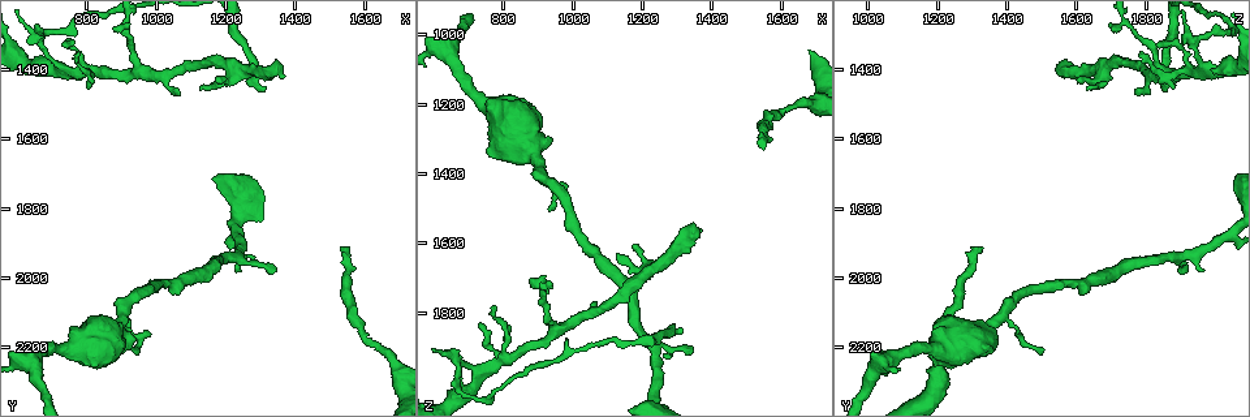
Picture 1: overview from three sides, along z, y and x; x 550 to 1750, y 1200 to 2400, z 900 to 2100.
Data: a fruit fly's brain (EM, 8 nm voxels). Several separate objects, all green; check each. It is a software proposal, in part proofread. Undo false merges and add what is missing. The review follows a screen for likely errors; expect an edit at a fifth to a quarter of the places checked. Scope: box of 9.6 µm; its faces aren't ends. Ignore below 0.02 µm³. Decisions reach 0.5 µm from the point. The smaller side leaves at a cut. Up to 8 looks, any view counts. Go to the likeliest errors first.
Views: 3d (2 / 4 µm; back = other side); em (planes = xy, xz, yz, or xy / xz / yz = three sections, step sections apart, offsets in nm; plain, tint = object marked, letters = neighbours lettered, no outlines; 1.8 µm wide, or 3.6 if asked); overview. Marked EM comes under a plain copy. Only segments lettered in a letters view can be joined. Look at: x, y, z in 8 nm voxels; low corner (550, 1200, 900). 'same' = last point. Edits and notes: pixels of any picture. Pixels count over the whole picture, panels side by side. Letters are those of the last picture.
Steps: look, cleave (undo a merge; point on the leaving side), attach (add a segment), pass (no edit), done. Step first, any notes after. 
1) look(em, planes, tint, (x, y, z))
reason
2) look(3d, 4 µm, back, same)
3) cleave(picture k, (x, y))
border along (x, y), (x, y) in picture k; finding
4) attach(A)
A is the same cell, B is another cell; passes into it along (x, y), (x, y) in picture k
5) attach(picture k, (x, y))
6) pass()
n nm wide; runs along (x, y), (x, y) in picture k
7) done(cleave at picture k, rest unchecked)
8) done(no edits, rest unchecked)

look(em, xz, step 16, letters, (1550, 1920, 1330))
long arm stops here

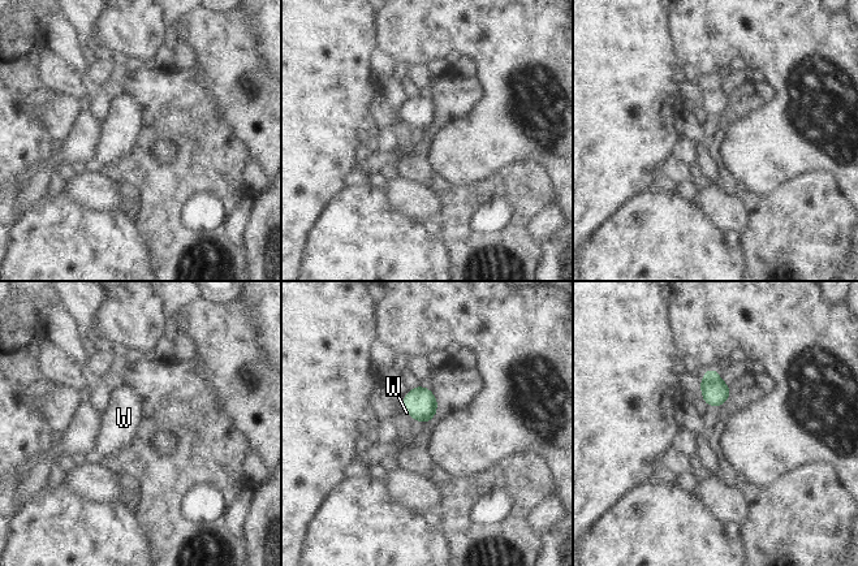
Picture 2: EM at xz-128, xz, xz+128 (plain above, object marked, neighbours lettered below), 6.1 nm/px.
look(em, planes, letters, same)

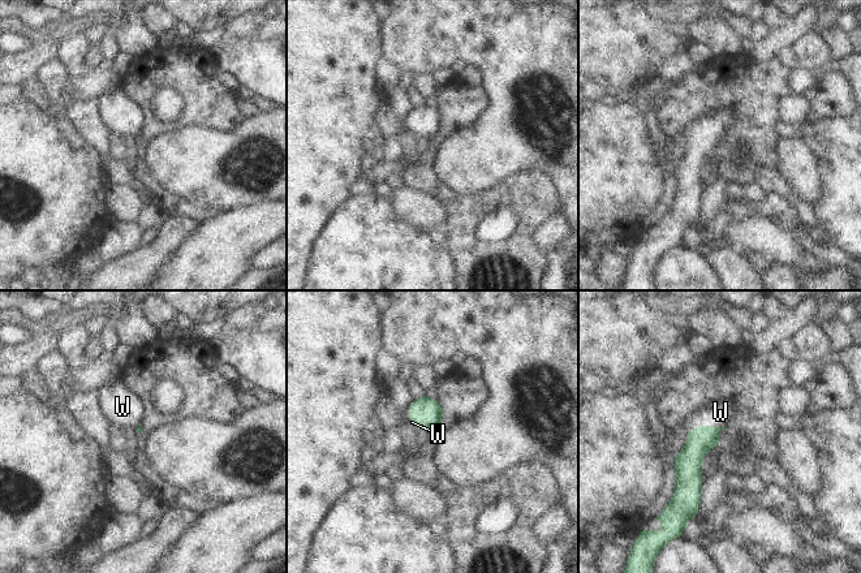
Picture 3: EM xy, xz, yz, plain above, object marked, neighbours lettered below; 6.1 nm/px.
attach(W)
W is the same cell; passes into it along (688, 462), (705, 426), (720, 412) in picture 3; the neuron continues

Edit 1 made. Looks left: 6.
look(overview)

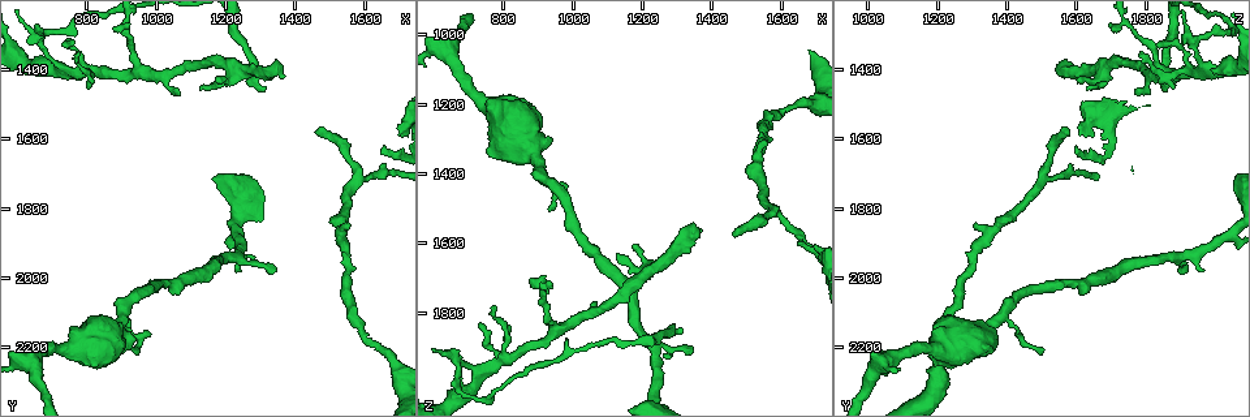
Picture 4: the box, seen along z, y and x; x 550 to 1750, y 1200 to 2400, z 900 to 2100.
look(em, planes, tint, (1460, 1580, 1570))
branch stops here

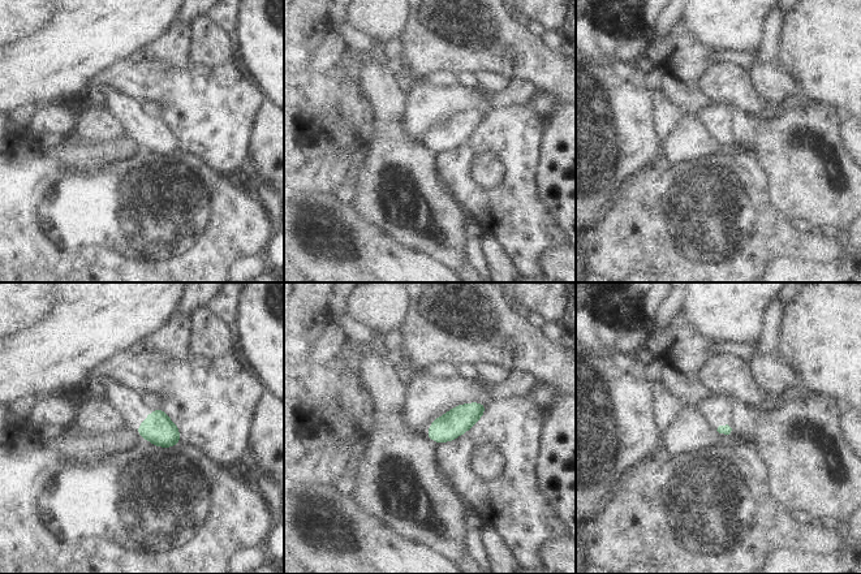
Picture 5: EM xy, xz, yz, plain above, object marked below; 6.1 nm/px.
look(em, planes, letters, same)
see the neighbours

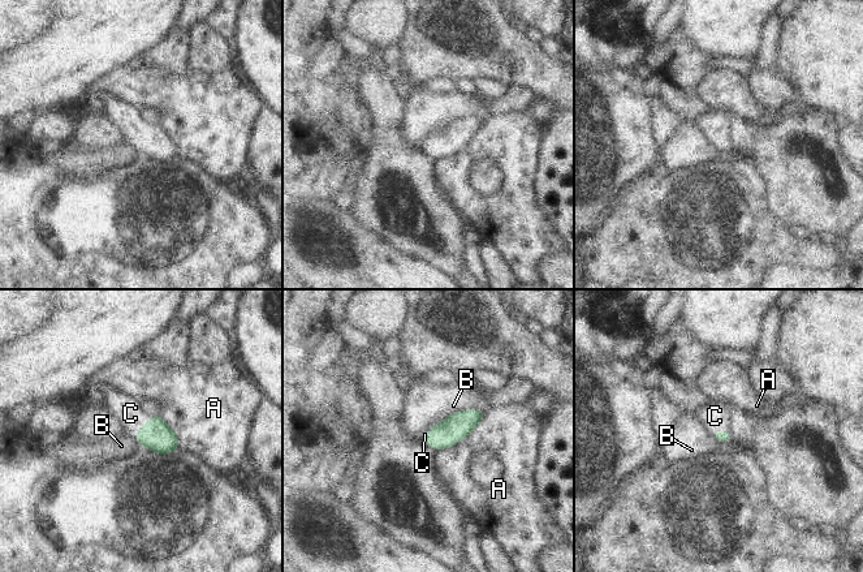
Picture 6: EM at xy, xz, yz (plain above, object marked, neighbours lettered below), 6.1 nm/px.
attach(C)
B touches over 220 nm; C is the same cell, A and B are other cells; passes into it along (156, 435), (142, 428), (129, 411) in picture 6; it goes on there

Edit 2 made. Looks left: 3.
look(3d, 4 µm, (670, 1320, 1940))
abrupt turn

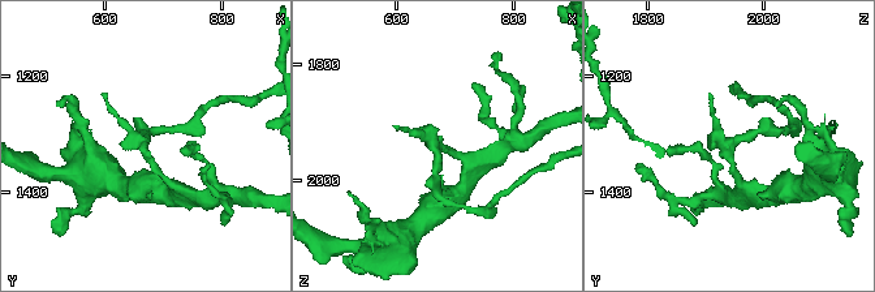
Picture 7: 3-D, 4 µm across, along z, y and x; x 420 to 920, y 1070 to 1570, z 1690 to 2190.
look(em, xz, step 8, tint, (670, 1320, 1935))

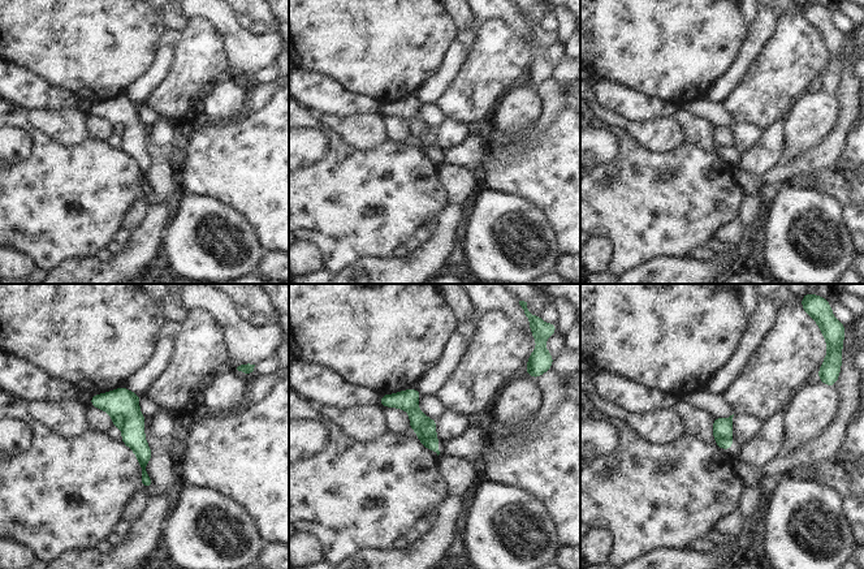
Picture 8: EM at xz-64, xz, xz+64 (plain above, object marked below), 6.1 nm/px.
look(em, planes, letters, same)
cut it another way

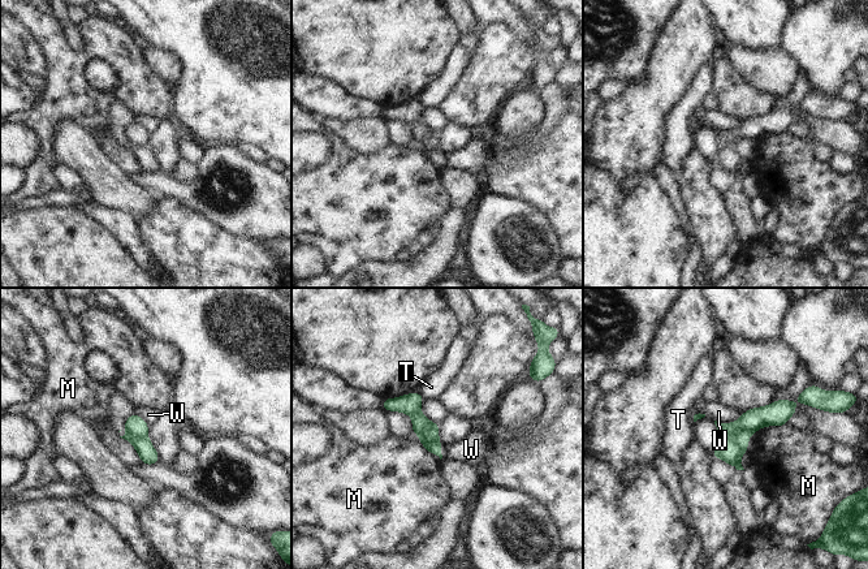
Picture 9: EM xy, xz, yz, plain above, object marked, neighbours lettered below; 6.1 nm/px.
cleave(picture 9, (431, 435))
130 nm wide; M, T and W are other cells; the part that leaves runs along (791, 405), (720, 429) in picture 9; two neurons meet here

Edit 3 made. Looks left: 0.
done(attach at picture 3, attach at picture 6, cleave at picture 9, rest unchecked)

